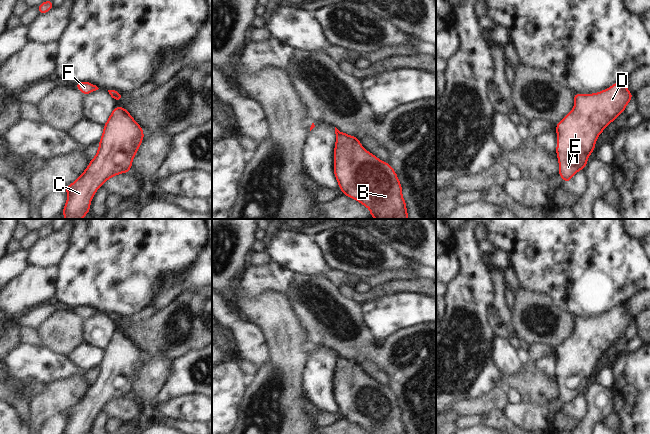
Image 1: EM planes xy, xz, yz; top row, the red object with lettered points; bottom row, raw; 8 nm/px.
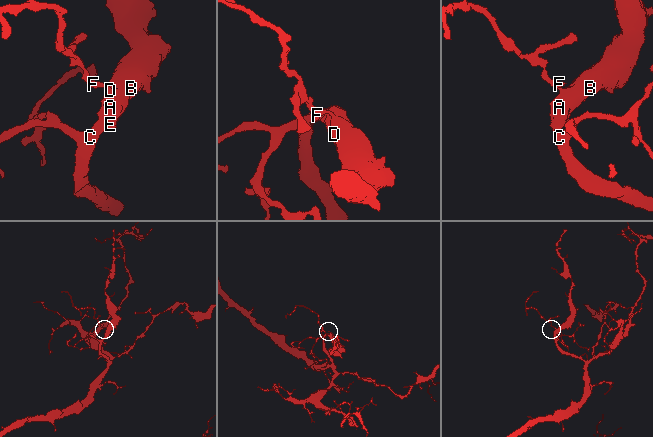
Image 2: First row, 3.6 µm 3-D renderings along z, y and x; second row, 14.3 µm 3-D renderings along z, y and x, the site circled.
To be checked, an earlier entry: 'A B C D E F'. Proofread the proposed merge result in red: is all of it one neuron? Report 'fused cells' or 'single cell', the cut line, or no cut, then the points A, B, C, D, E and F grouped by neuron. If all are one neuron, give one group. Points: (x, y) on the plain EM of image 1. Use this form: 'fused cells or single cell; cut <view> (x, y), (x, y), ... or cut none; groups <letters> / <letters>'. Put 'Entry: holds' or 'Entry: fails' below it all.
single cell; cut none; groups A B C D E F
Entry: holds

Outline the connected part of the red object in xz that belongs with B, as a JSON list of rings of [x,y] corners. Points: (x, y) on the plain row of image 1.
[[[335,351],[334,399],[345,420],[359,425],[370,434],[407,434],[402,410],[394,393],[366,375],[357,361],[340,356]]]

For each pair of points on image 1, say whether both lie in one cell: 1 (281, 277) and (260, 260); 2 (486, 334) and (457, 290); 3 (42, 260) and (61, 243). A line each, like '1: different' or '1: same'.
1: different
2: same
3: same

